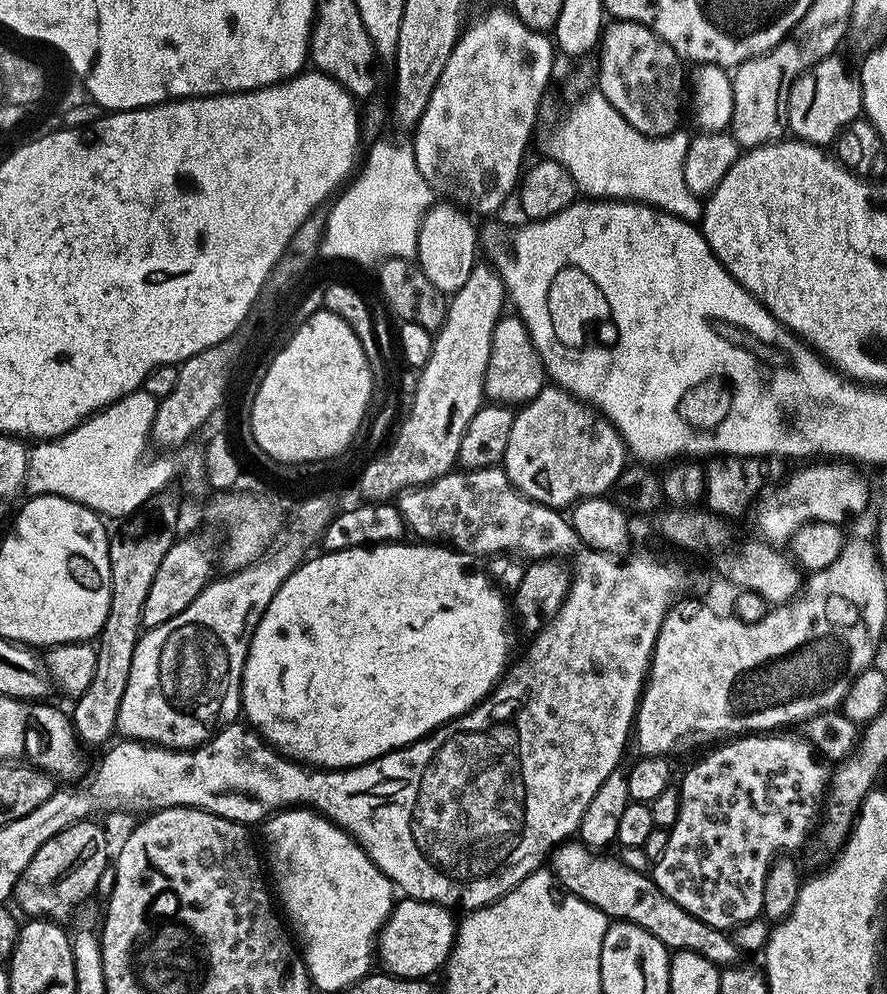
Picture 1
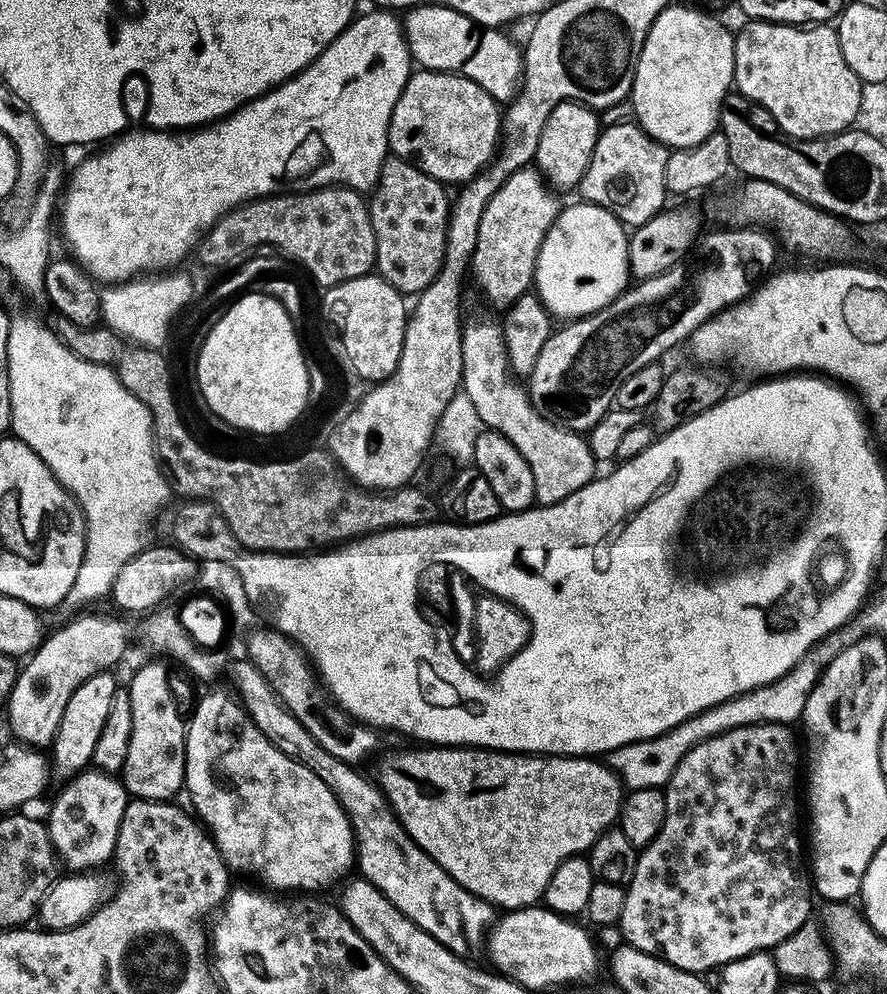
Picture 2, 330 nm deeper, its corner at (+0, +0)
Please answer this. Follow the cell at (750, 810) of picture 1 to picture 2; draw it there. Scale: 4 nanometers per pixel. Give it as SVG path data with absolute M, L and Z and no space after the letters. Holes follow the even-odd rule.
M756 724L752 728L739 728L700 744L694 750L690 750L686 758L682 758L674 778L666 789L668 809L665 824L652 844L639 853L637 872L634 874L632 884L626 888L628 894L626 910L622 910L618 928L619 931L624 931L624 936L628 939L625 941L631 947L648 956L657 956L658 959L665 960L670 966L683 972L708 974L704 972L715 973L728 964L753 956L755 952L775 950L806 923L807 916L804 915L811 910L812 904L808 901L810 888L806 883L805 873L804 876L800 873L800 840L796 837L796 816L792 813L787 798L779 792L780 783L787 778L788 771L796 760L796 740L792 737L790 729L791 727L783 724Z

